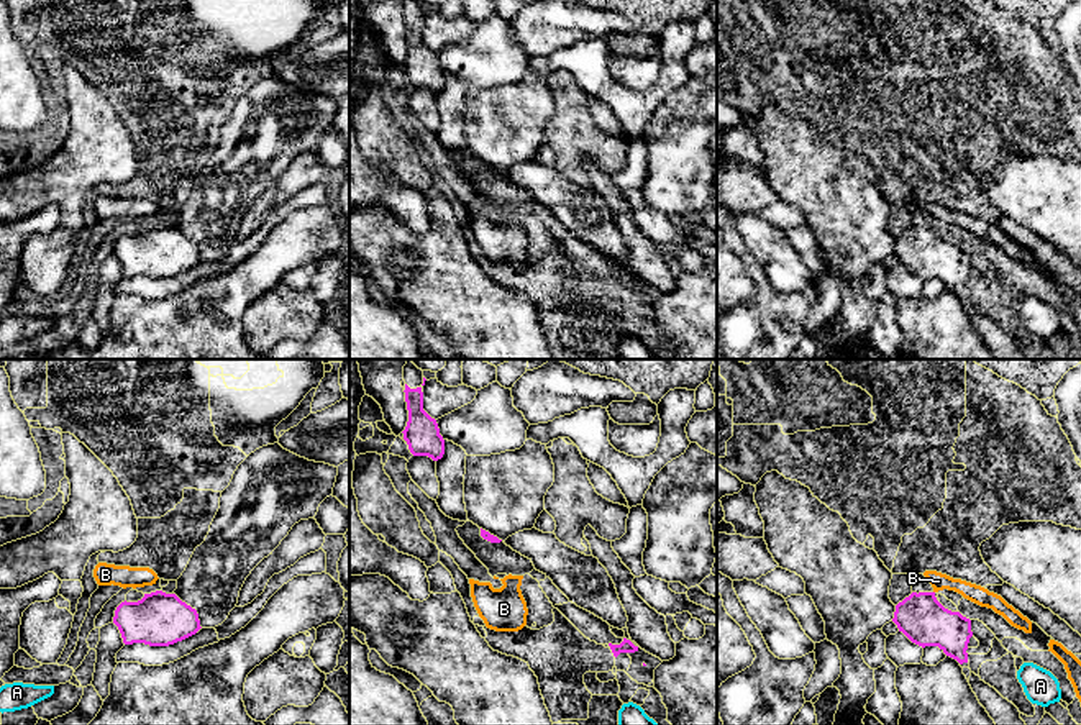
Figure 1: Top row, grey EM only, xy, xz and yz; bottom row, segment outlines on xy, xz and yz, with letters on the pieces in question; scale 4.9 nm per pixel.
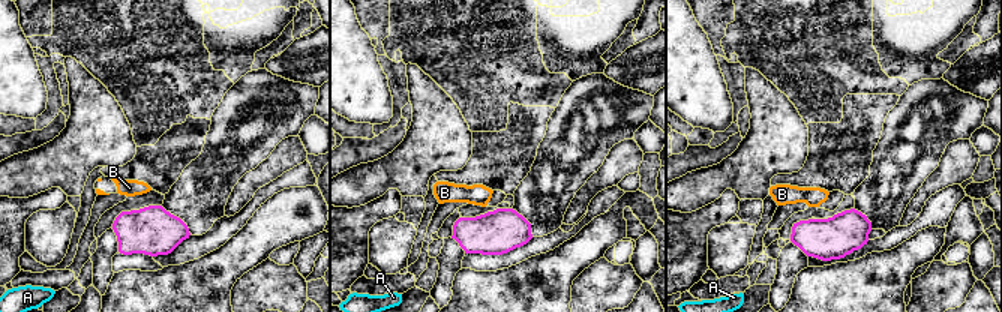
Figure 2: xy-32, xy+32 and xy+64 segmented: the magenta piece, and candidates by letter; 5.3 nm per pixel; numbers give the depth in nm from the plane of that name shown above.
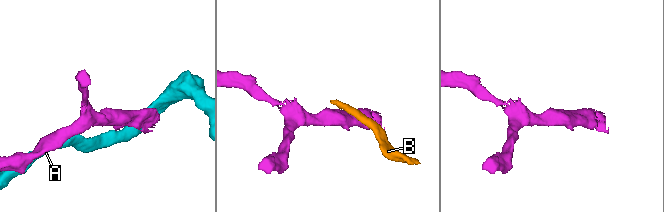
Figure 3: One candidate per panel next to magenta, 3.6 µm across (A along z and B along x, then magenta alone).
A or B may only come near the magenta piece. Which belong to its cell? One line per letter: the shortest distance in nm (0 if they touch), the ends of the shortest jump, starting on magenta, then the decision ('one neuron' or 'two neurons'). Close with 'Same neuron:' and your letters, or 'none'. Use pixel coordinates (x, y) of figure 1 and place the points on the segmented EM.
A: 190 nm apart; from magenta across xz (643, 665), (632, 702); two neurons
B: 0 nm apart; two neurons
Same neuron: none

